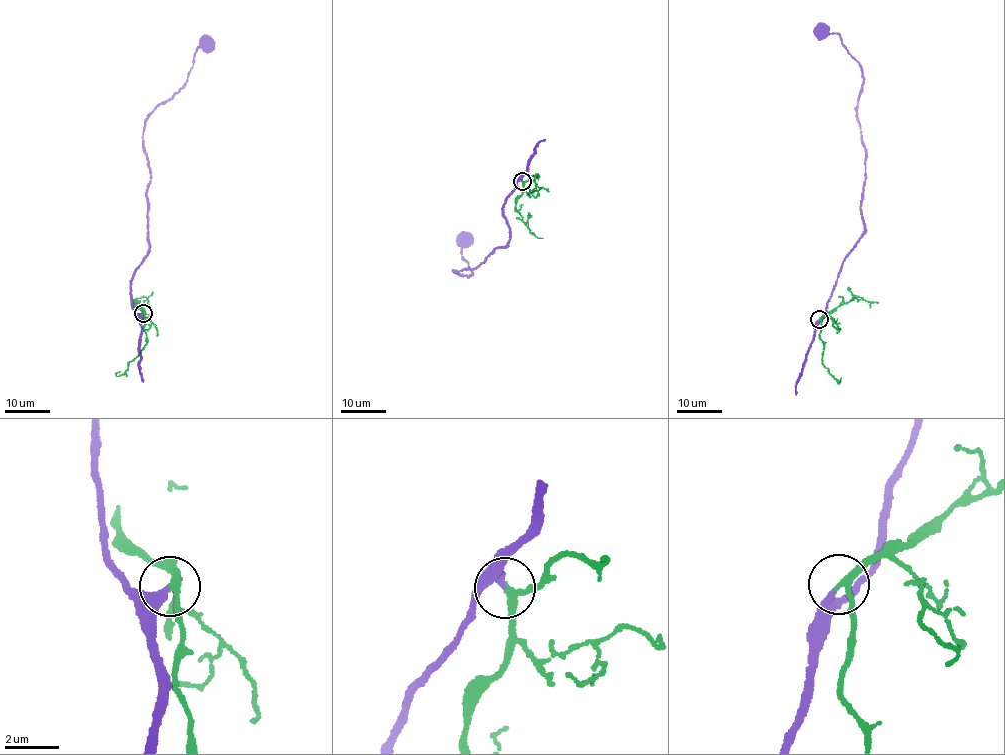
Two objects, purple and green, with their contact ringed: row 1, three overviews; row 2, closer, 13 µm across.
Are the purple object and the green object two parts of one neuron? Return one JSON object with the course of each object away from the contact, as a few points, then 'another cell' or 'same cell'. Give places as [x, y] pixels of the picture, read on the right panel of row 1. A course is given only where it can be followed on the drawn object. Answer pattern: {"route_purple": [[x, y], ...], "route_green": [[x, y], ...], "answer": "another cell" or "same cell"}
{"route_purple": [[819, 319], [847, 254], [864, 230], [865, 171], [856, 109], [864, 80], [860, 67], [838, 34], [821, 30]], "route_green": [[819, 319], [822, 359], [838, 384], [841, 377]], "answer": "same cell"}

